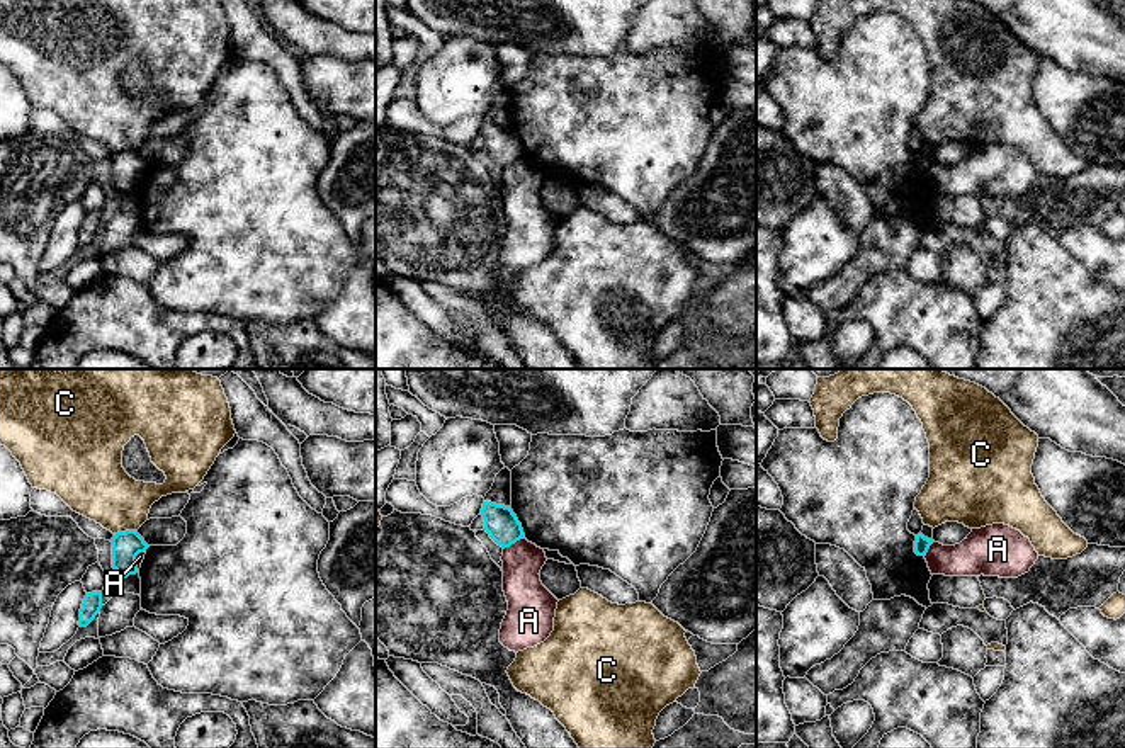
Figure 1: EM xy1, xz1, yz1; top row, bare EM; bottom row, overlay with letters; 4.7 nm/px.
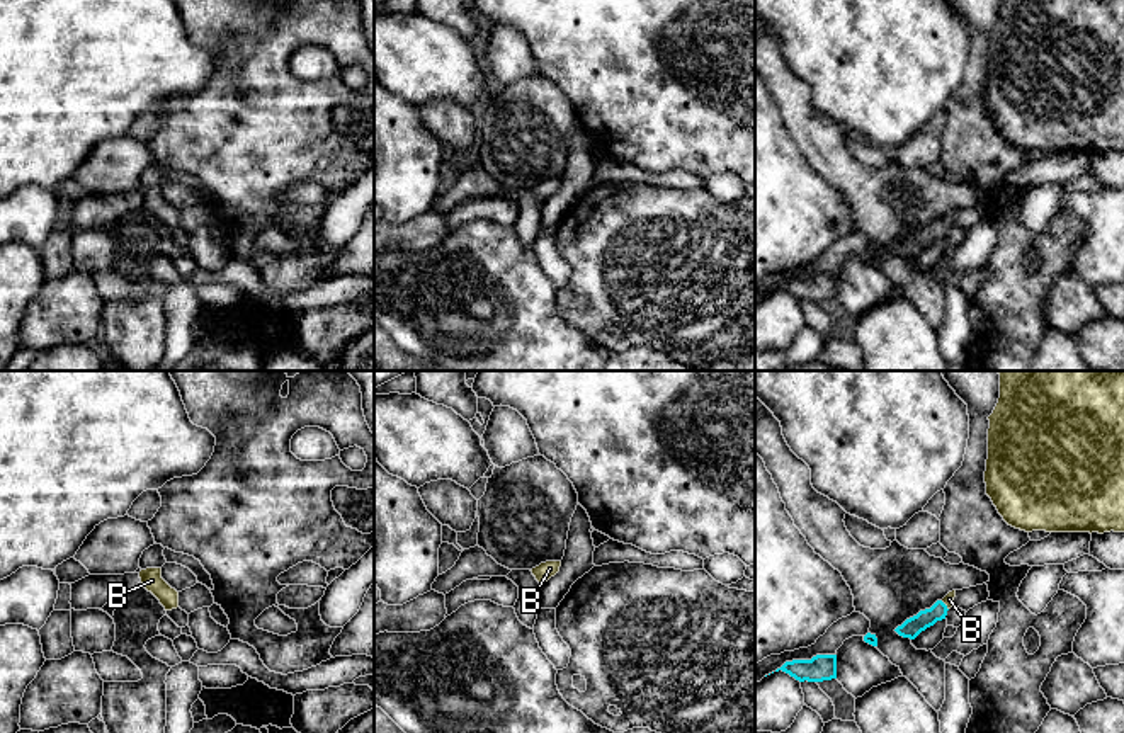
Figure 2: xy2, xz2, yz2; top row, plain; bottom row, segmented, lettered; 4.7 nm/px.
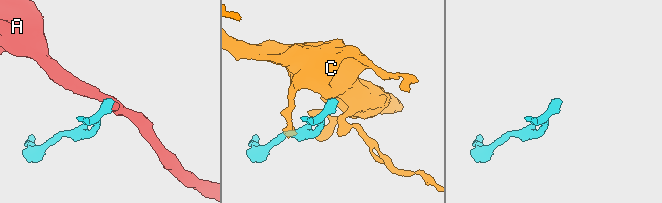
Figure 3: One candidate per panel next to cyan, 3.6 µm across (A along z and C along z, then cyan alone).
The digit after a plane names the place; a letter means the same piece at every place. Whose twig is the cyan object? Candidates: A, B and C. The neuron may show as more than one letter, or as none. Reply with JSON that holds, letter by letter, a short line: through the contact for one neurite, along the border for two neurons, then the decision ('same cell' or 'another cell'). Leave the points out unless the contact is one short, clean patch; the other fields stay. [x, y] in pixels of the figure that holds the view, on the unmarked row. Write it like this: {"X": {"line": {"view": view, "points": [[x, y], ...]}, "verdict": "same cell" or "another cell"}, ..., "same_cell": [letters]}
{"A": {"line": {"view": "xz1", "points": [[524, 157], [503, 169]]}, "verdict": "another cell"}, "B": {"line": {"view": "yz2", "points": [[913, 245], [946, 225], [949, 218]]}, "verdict": "same cell"}, "C": {"line": {"view": "xy1", "points": [[136, 148], [114, 153]]}, "verdict": "another cell"}, "same_cell": ["B"]}

